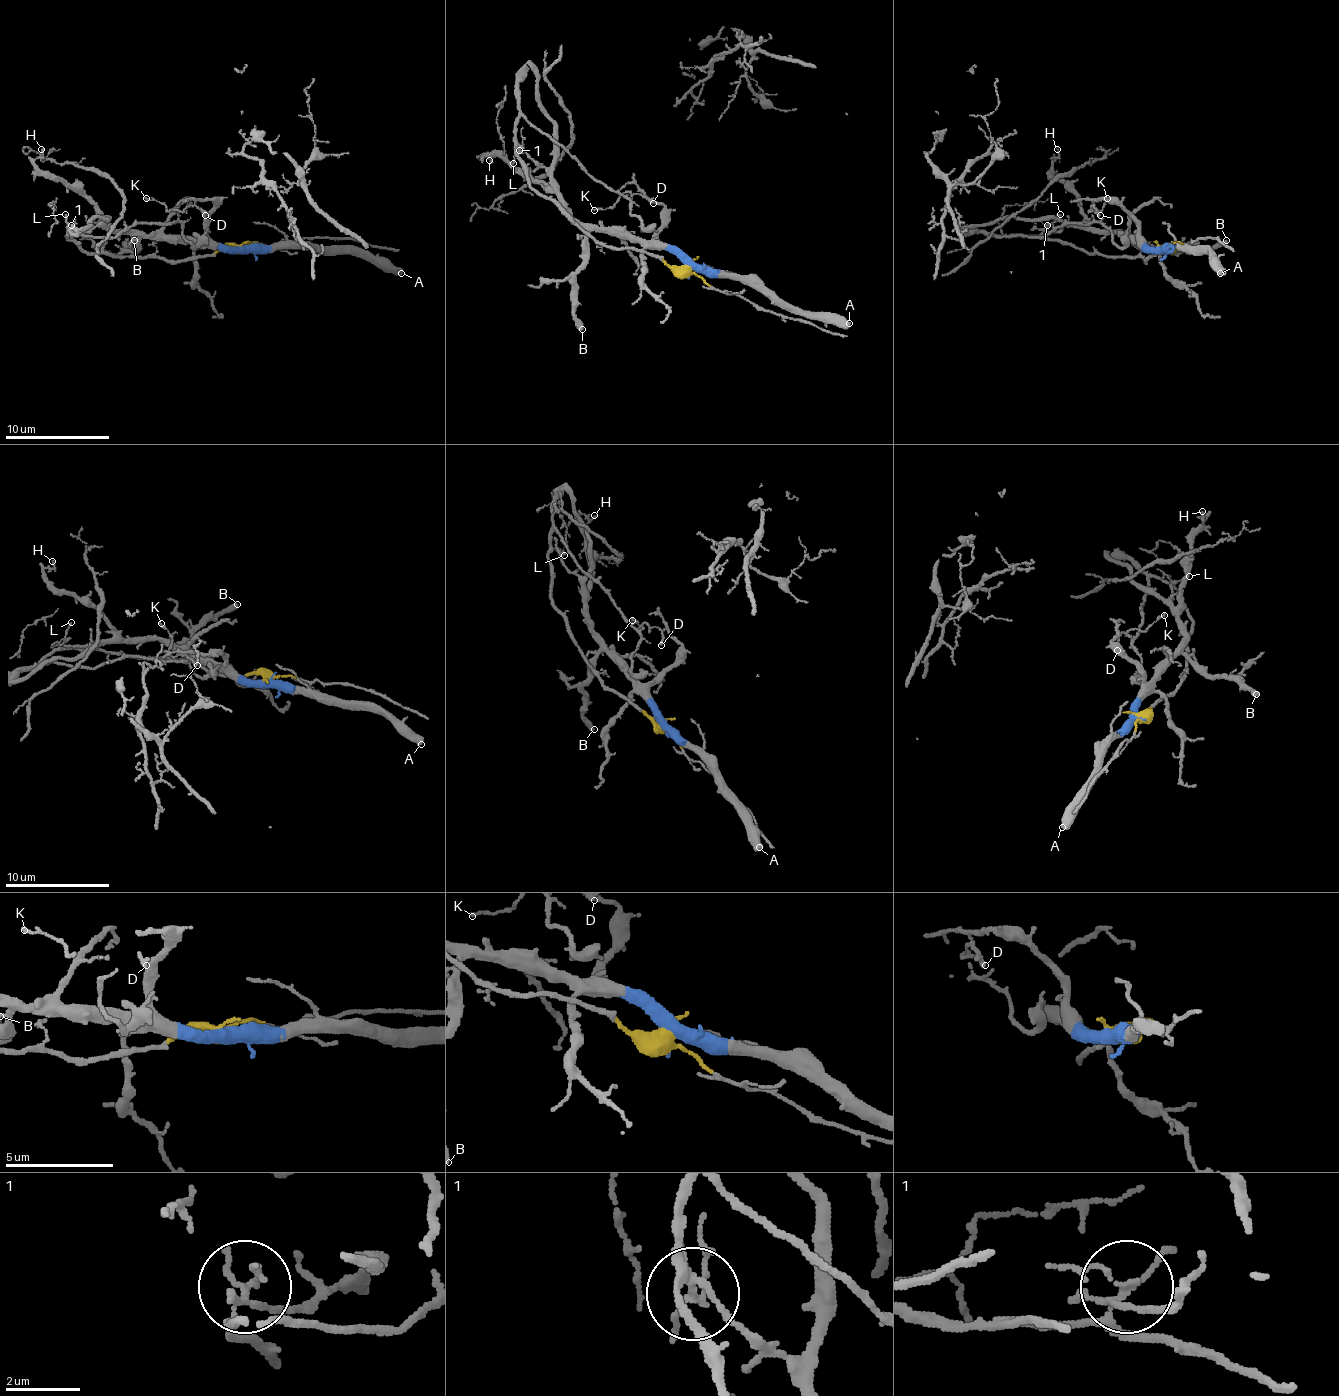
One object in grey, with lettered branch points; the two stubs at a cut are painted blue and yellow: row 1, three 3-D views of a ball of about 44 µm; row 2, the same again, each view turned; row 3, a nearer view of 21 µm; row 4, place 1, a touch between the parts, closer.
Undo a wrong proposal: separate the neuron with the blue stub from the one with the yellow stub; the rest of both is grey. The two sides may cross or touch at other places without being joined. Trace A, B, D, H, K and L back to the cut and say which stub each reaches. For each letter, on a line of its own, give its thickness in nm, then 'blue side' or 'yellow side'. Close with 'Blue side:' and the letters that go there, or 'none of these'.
A: calibre 550 nm; blue side
B: calibre 400 nm; blue side
D: calibre 220 nm; blue side
H: calibre 80 nm; blue side
K: calibre 140 nm; blue side
L: calibre 120 nm; blue side
Blue side: A, B, D, H, K, L

